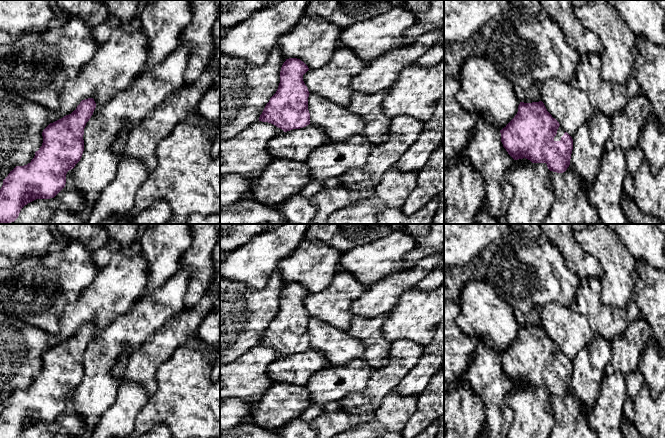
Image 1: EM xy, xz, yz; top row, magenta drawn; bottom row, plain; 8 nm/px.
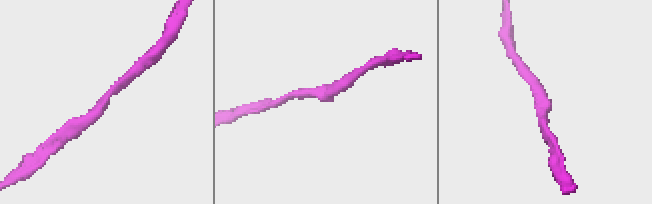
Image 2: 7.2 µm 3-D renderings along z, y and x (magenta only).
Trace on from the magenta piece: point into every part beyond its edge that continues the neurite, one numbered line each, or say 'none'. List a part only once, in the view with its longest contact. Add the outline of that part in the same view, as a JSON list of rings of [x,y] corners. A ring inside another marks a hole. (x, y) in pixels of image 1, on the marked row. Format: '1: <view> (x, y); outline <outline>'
1: yz (560, 132); outline [[[559,126],[559,128],[557,130],[557,134],[554,137],[554,141],[560,141],[561,137],[564,135],[564,133],[565,133],[565,130],[561,126]]]

